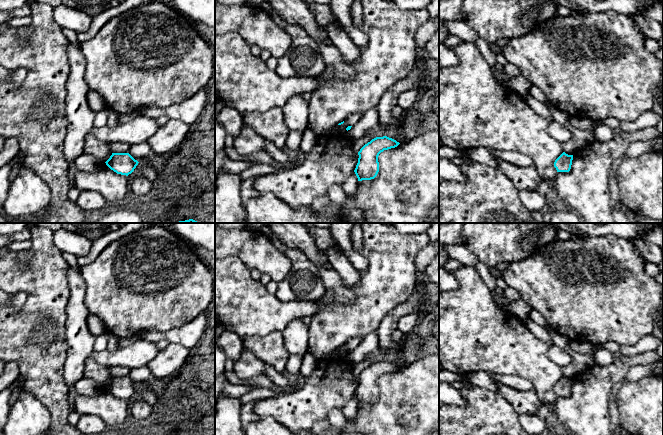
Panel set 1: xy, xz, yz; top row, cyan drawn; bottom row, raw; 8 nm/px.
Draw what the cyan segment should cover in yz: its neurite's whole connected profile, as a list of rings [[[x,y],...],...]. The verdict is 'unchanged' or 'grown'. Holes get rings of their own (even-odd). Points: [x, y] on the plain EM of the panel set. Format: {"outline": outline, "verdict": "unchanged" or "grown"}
{"outline": [[[563,376],[554,386],[557,396],[569,396],[571,393],[573,379]]], "verdict": "unchanged"}

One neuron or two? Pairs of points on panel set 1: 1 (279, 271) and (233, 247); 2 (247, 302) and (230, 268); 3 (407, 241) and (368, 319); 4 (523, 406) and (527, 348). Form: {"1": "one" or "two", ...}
{"1": "one", "2": "one", "3": "one", "4": "two"}

